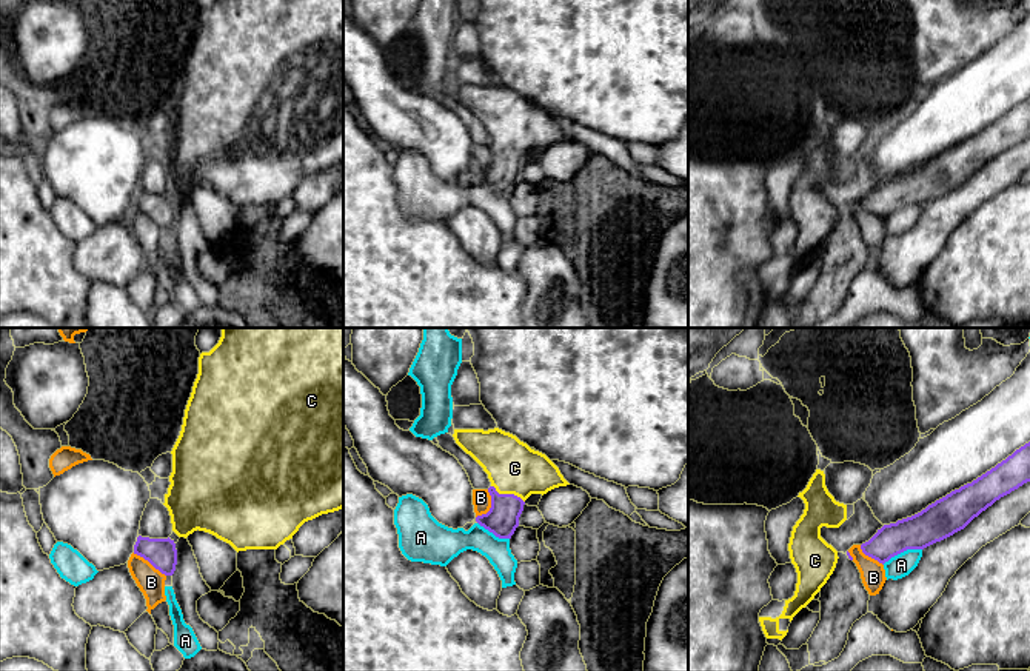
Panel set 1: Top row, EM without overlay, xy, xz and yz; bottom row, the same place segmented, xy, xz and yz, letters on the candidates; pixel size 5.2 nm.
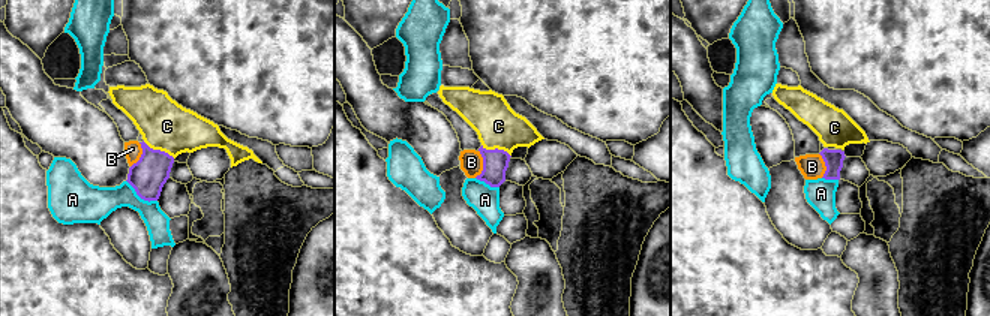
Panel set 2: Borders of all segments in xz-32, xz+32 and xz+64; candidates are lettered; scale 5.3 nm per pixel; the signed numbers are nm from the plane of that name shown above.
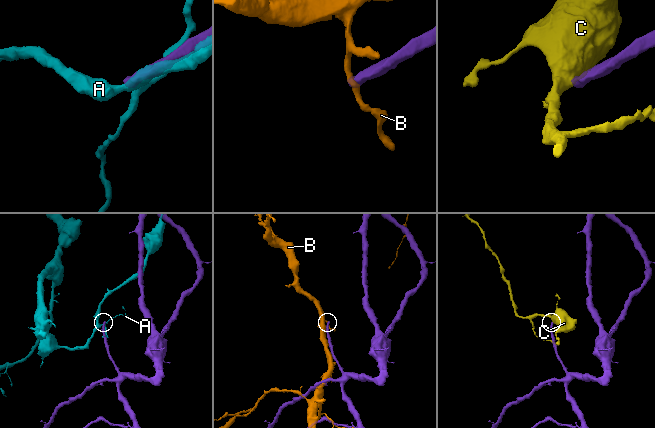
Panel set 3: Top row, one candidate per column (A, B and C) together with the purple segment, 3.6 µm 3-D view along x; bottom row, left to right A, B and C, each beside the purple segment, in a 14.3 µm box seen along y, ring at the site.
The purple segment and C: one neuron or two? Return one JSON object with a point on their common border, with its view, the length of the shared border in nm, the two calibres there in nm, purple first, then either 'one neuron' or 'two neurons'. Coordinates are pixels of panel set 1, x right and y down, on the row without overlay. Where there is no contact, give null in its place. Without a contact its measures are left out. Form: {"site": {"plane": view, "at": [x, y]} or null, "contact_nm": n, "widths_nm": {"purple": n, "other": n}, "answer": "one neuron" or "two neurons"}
{"site": {"plane": "xz", "at": [508, 150]}, "contact_nm": 200, "widths_nm": {"purple": 170, "other": 280}, "answer": "one neuron"}

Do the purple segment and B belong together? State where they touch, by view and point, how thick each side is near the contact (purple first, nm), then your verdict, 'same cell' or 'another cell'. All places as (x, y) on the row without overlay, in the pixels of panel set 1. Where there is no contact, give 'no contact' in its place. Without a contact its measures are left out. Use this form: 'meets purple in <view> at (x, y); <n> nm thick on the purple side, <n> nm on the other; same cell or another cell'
meets purple in xz at (491, 162); 170 nm thick on the purple side, 100 nm on the other; another cell

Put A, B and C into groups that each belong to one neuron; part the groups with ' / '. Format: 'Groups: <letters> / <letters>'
Groups: A / B / C

